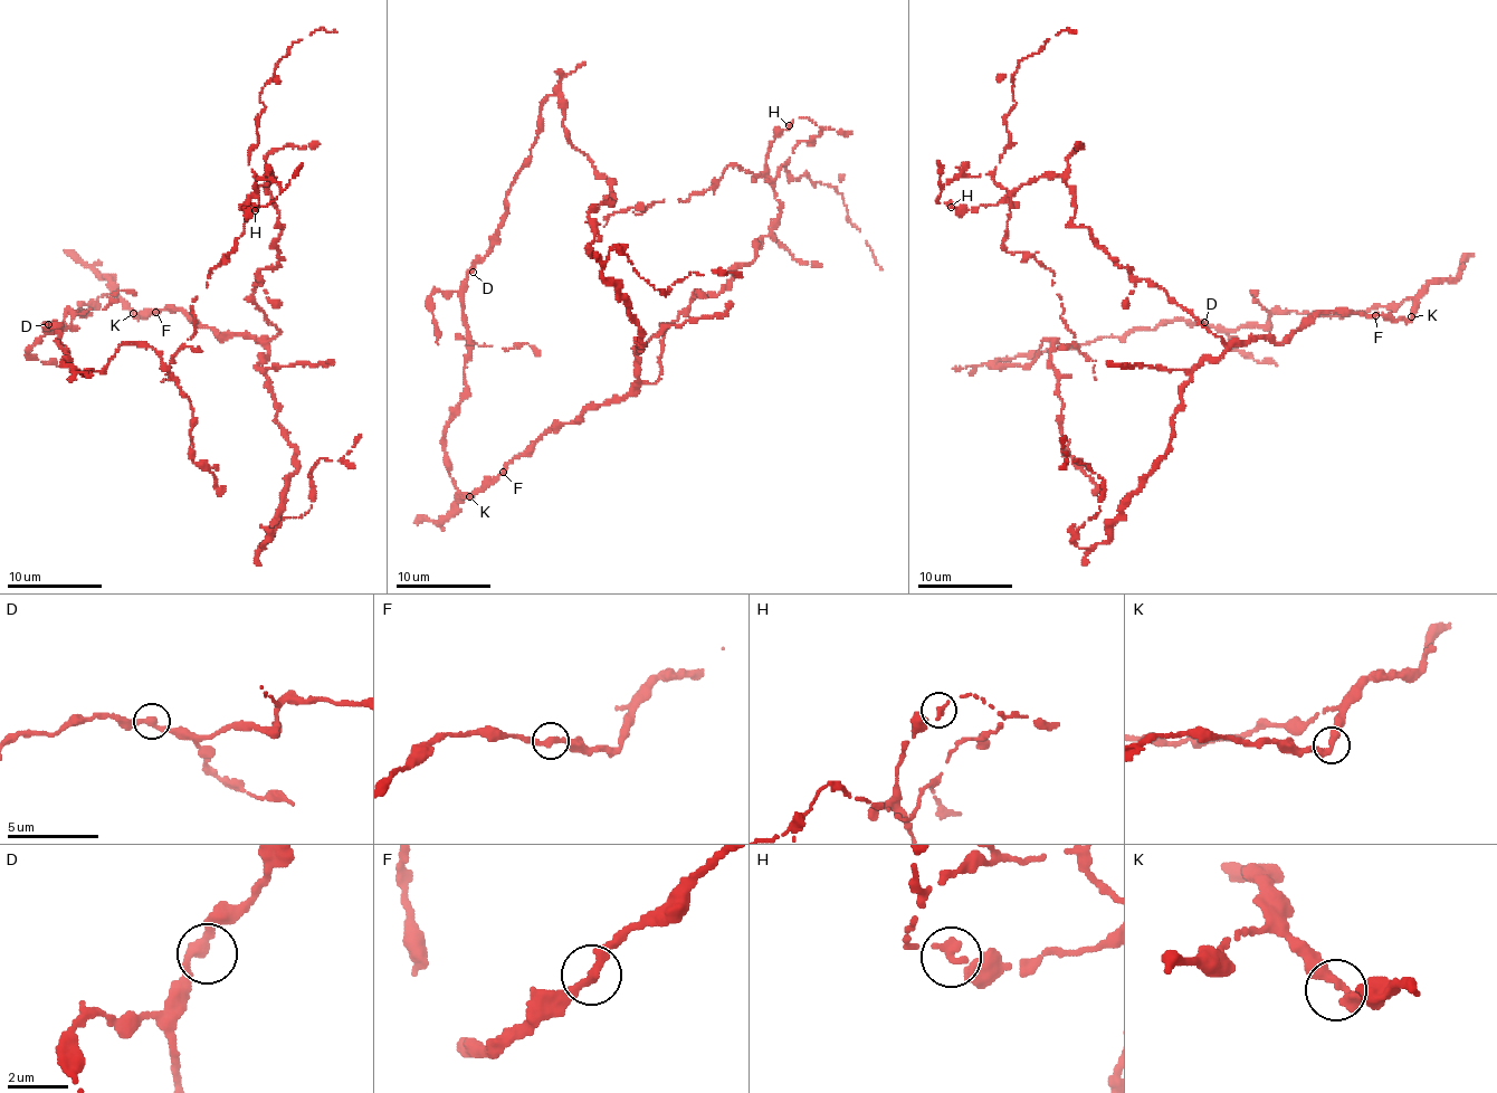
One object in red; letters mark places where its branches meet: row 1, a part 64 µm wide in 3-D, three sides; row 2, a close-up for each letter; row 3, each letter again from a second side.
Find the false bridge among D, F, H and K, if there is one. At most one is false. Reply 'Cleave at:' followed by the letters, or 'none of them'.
Cleave at: H

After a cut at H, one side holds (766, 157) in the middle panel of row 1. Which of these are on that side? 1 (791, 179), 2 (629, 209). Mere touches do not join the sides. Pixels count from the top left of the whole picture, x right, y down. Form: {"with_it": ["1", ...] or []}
{"with_it": []}

